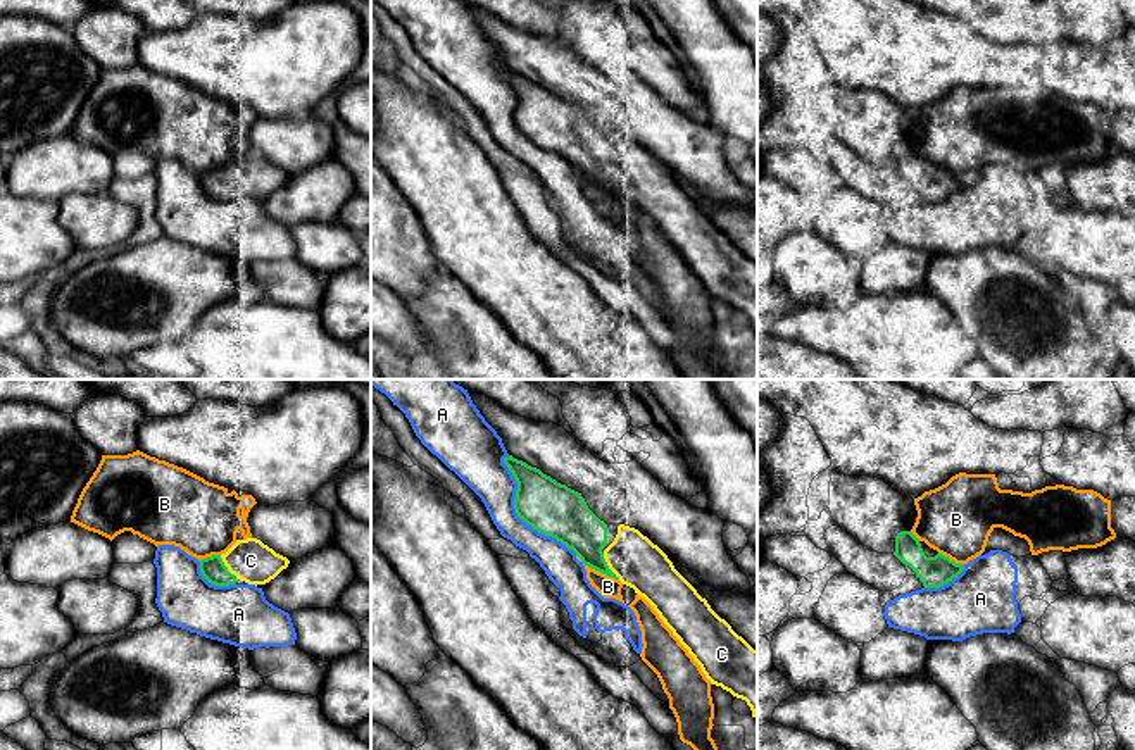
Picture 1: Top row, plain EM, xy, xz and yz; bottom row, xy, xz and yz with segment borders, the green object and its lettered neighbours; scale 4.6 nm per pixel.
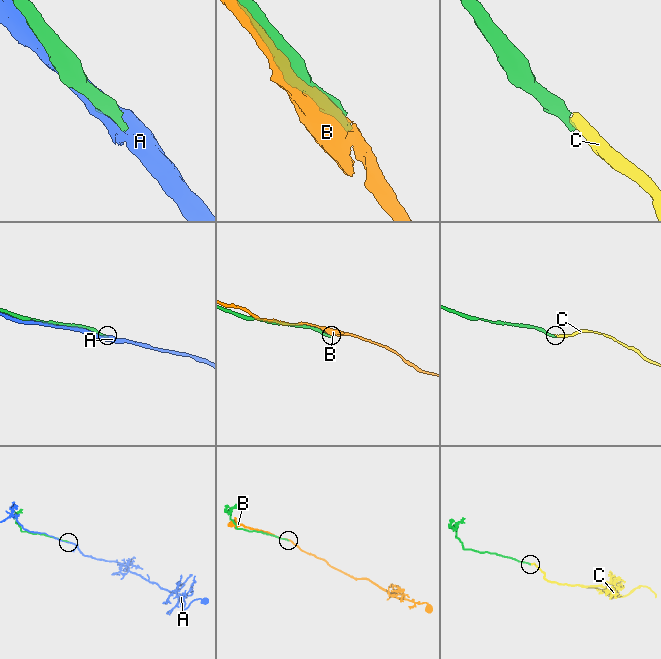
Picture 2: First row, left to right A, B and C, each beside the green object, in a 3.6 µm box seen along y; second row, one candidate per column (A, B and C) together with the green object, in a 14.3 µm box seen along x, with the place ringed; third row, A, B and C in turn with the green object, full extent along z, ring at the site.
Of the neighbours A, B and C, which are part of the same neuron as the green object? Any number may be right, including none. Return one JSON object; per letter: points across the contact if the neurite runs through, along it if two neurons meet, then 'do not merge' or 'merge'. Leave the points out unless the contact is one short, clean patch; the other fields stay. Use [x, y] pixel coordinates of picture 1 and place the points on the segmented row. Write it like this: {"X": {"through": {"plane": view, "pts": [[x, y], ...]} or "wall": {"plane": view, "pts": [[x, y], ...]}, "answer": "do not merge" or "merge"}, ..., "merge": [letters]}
{"A": {"answer": "do not merge"}, "B": {"answer": "do not merge"}, "C": {"answer": "merge"}, "merge": ["C"]}

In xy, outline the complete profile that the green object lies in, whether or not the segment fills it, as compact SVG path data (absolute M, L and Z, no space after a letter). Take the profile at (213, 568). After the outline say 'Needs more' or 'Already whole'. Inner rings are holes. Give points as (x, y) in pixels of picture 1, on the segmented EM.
M257 538L238 540L226 553L198 560L202 576L216 586L229 586L238 579L248 584L266 584L290 560Z. Needs more

